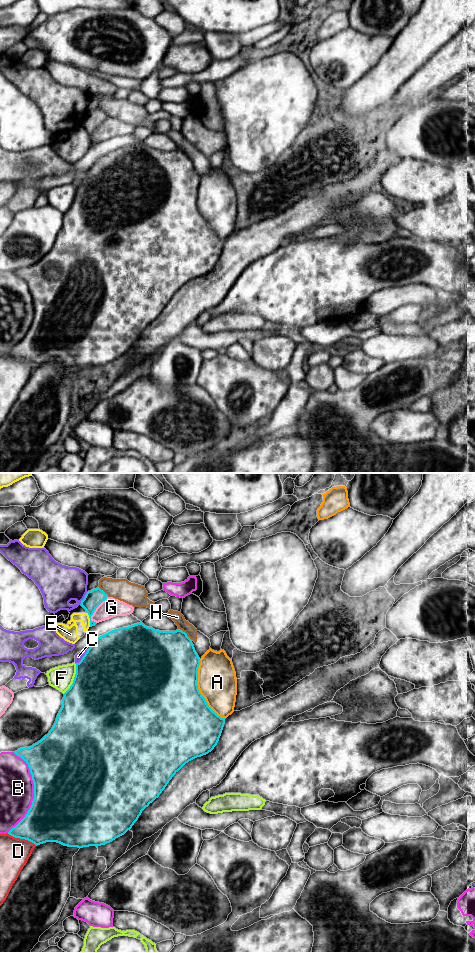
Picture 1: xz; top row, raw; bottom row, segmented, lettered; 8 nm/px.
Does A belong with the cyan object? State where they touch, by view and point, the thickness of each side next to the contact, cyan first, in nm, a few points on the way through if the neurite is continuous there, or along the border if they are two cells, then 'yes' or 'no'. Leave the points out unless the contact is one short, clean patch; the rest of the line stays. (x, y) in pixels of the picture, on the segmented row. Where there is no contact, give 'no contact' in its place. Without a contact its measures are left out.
xz (199, 691) | 500/320 nm | yes

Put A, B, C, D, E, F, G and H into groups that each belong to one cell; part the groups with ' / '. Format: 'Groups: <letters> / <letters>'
Groups: A / B / C / D / E / F / G / H

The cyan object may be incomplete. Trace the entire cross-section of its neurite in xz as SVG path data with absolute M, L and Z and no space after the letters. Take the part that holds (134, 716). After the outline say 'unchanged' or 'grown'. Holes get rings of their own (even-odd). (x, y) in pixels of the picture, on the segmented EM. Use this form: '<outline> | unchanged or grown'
M140 622L112 630L98 637L81 661L75 664L76 674L73 683L64 693L62 707L52 729L37 743L14 752L28 764L34 783L34 799L25 817L8 834L28 840L36 846L46 842L57 842L68 847L98 847L124 835L132 828L142 811L159 797L172 777L186 763L214 749L221 736L225 719L234 712L237 678L232 659L224 650L217 652L211 648L200 659L192 640L180 629L159 631Z | grown

